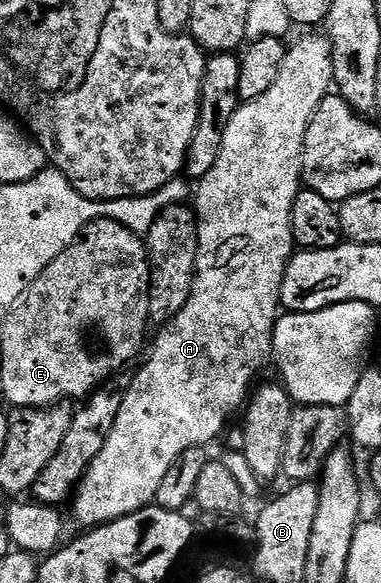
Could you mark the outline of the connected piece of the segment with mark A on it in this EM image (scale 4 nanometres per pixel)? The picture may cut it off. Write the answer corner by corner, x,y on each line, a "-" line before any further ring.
309,32
306,38
301,38
298,40
294,46
290,45
285,52
285,59
283,60
283,68
279,68
279,76
275,76
275,84
271,84
271,88
267,88
267,92
263,92
263,96
259,96
255,100
250,102
241,102
238,105
235,116
231,116
231,124
227,124
227,132
223,132
223,148
219,148
219,160
215,160
215,168
211,168
211,172
207,172
207,176
203,176
196,183
195,186
195,202
197,198
197,206
195,205
195,213
197,215
197,276
193,280
193,291
191,296
187,300
187,304
183,304
183,312
179,312
179,316
175,316
169,322
164,323
163,329
165,330
161,334
161,339
157,342
157,347
153,351
150,349
148,351
147,357
144,359
145,367
138,372
137,375
132,375
129,390
125,393
125,399
123,400
123,408
119,408
119,416
115,416
115,428
111,428
111,436
107,436
107,444
103,444
103,452
99,452
99,456
95,456
95,460
91,464
91,468
85,473
85,477
81,479
81,485
77,487
75,491
75,497
72,499
71,507
73,506
73,514
77,517
77,522
81,528
92,528
94,526
101,525
102,522
114,522
117,518
122,518
127,516
131,512
136,510
141,510
144,506
150,505
156,499
157,493
159,492
159,484
163,481
163,476
167,476
167,471
171,469
171,464
175,464
175,460
179,460
179,456
183,456
183,452
187,452
187,448
195,448
196,446
208,447
210,445
209,441
213,437
220,435
222,431
230,425
233,413
240,411
242,409
243,403
246,401
247,395
250,393
251,387
254,385
253,377
257,374
257,369
261,365
268,363
270,361
273,352
273,328
279,317
279,307
281,306
281,289
283,288
283,276
285,275
285,269
289,263
290,258
293,257
295,253
295,243
293,241
293,225
291,224
291,212
293,211
293,205
295,204
295,196
303,188
303,179
301,176
301,157
303,156
303,148
305,147
305,137
307,136
307,128
309,127
310,120
315,116
315,112
319,108
319,104
324,100
326,94
330,93
331,87
333,86
333,49
329,43
328,37
322,36
317,32

